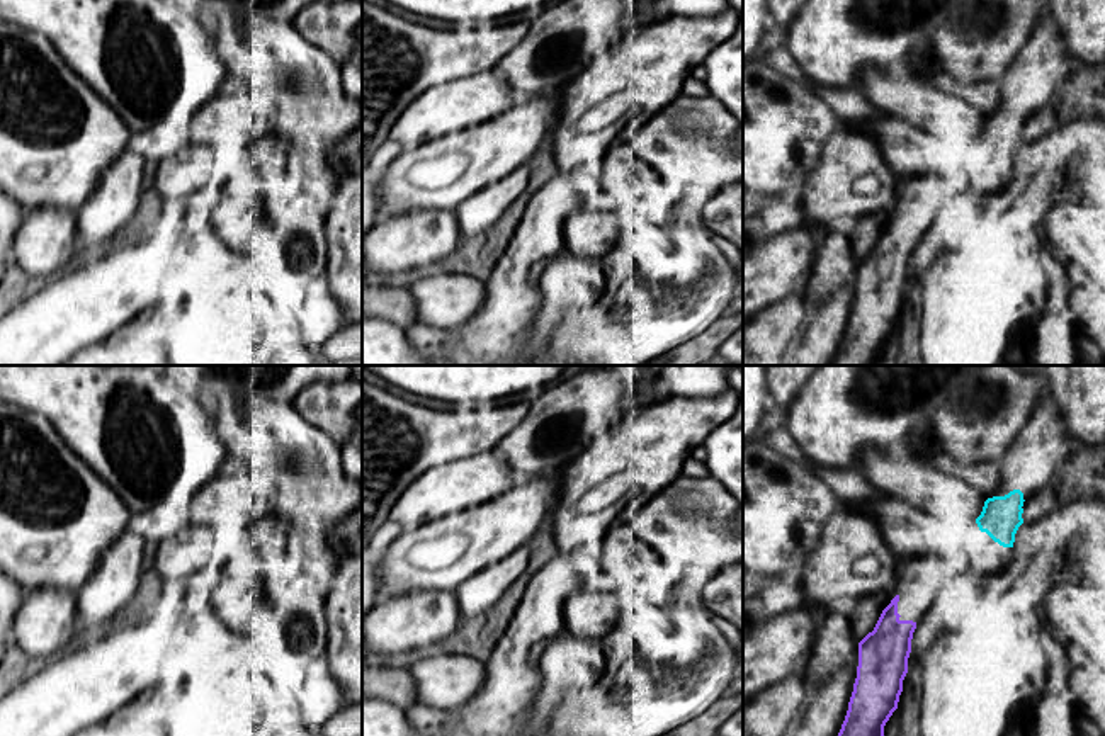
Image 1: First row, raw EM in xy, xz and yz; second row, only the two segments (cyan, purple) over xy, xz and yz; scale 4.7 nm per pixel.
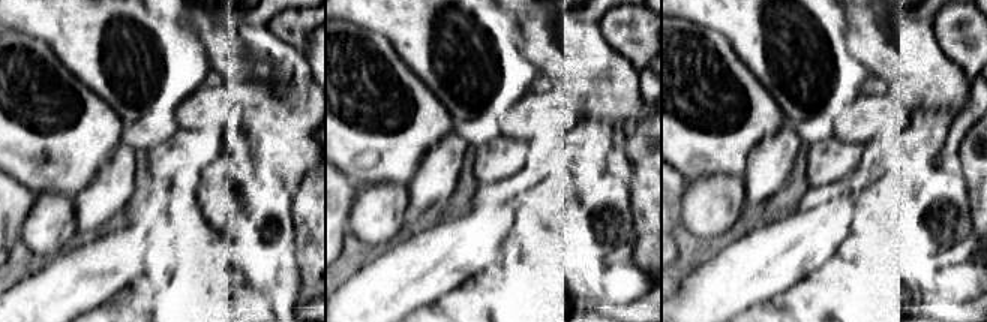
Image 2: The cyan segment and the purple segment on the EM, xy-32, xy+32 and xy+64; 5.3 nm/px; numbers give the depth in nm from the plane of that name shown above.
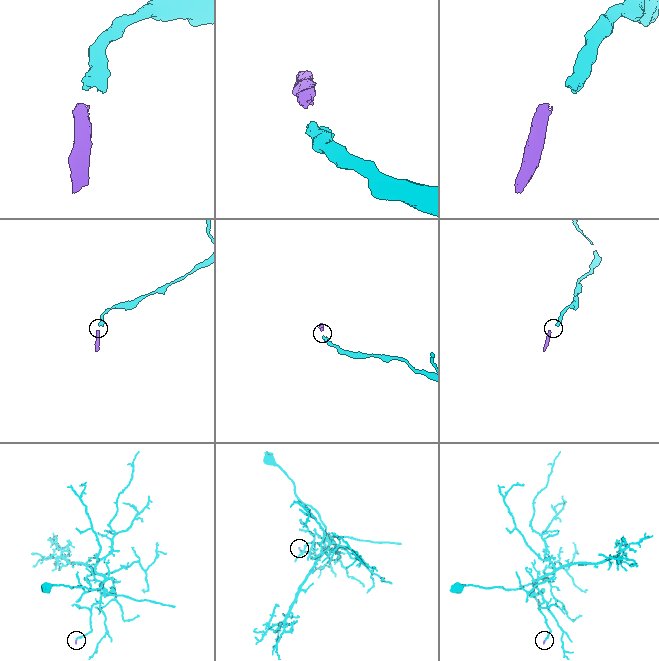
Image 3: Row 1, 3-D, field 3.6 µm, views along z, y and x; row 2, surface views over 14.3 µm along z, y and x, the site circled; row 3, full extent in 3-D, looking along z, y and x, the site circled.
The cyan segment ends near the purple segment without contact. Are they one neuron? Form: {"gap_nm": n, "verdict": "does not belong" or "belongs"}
{"gap_nm": 500, "verdict": "does not belong"}

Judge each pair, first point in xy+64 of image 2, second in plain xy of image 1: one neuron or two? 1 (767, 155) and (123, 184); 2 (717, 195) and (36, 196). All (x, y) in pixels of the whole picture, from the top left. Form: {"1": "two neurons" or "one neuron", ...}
{"1": "one neuron", "2": "two neurons"}

